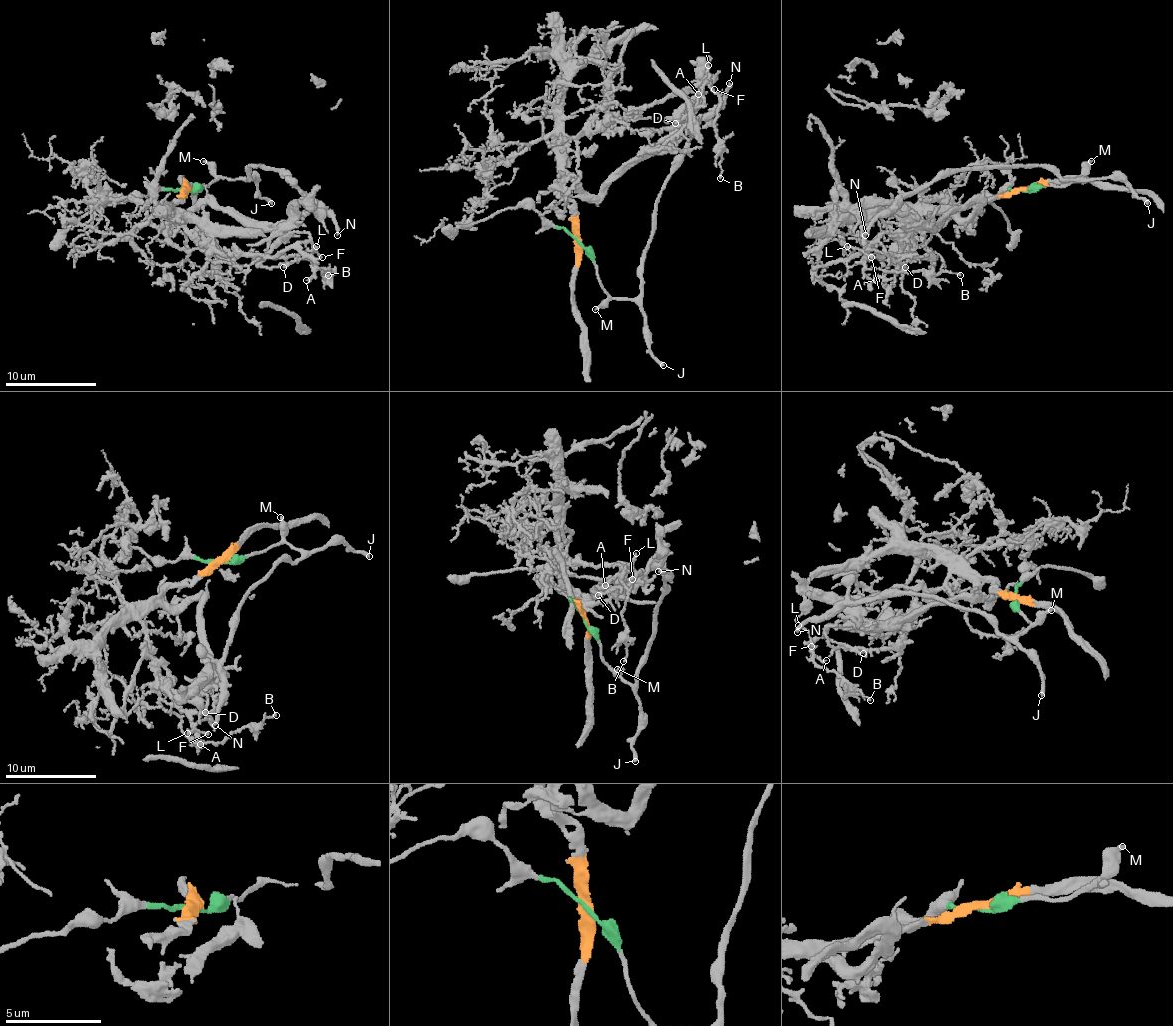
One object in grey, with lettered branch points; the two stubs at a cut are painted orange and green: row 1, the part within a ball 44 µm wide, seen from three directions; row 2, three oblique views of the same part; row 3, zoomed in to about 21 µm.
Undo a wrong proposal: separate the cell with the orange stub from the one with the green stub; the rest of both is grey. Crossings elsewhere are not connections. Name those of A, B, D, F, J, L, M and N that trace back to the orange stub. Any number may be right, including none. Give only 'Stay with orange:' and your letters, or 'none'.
Stay with orange: A, B, D, F, L

